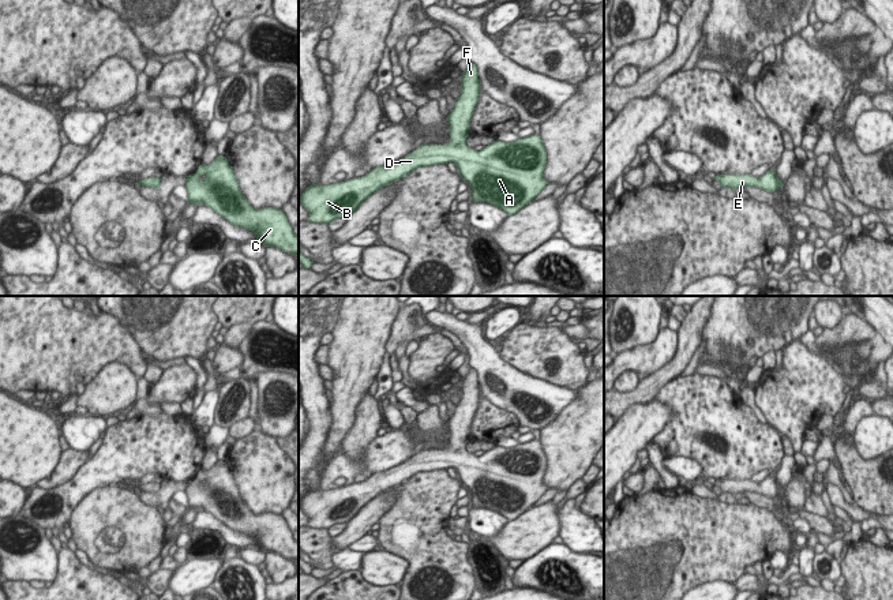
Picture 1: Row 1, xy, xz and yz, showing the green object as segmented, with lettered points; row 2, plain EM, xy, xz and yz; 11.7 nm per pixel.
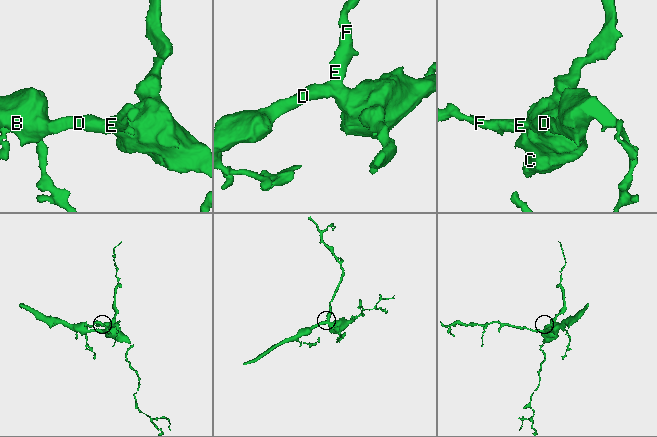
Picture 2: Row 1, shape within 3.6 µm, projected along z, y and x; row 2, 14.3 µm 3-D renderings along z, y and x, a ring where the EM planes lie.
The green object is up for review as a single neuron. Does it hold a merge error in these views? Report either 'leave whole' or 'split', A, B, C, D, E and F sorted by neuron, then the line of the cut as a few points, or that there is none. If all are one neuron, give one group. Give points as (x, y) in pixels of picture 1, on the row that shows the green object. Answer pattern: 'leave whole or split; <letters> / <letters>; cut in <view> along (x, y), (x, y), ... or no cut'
leave whole; A B C D E F; no cut

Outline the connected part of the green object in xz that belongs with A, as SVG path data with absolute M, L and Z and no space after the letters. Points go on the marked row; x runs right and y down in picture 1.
M470 60L461 86L454 109L447 115L450 143L421 145L405 158L371 169L363 177L308 185L299 199L309 213L307 221L330 224L338 218L349 218L382 187L420 166L447 162L454 162L461 179L469 183L474 202L488 202L513 215L536 199L548 184L543 179L547 151L541 136L532 134L509 143L495 140L480 151L470 149L466 138L480 91L477 67Z

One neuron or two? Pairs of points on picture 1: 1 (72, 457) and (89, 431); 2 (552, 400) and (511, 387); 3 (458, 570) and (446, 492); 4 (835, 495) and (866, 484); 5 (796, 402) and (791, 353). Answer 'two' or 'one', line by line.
1: two
2: one
3: one
4: two
5: one

